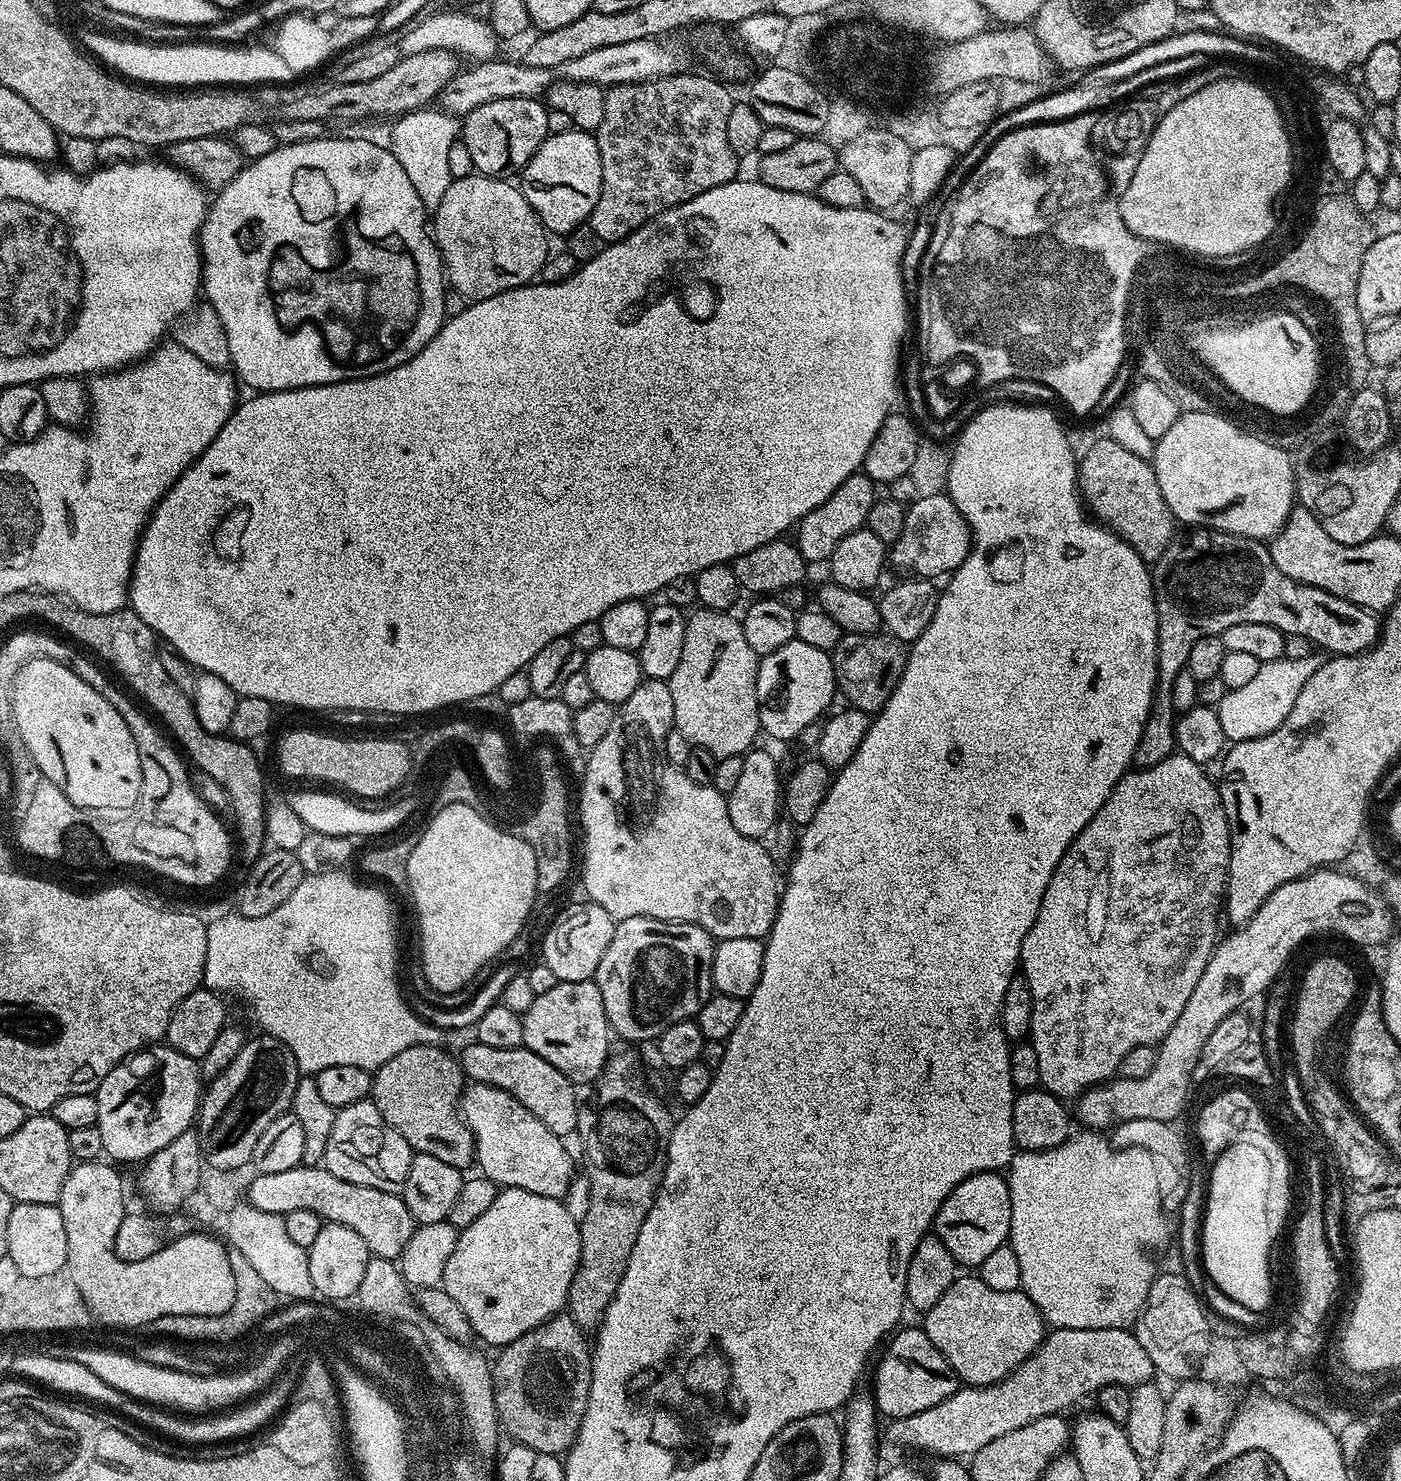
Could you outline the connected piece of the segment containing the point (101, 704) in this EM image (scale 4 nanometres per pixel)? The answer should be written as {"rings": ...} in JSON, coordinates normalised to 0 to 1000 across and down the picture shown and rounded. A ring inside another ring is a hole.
{"rings":[[[27,444],[19,447],[9,458],[9,488],[14,502],[20,506],[27,517],[29,525],[44,530],[46,535],[55,546],[65,547],[83,544],[94,546],[99,540],[101,531],[101,517],[99,506],[93,490],[76,474],[76,471],[67,463],[59,460],[53,452],[39,447],[36,444]]]}

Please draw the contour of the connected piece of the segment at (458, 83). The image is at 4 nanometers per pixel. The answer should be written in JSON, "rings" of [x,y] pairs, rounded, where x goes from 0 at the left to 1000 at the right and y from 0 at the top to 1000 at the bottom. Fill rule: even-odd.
{"rings":[[[352,39],[338,43],[337,46],[326,48],[321,55],[314,61],[313,70],[320,78],[330,80],[335,78],[341,72],[347,72],[347,69],[353,69],[355,66],[385,66],[390,63],[391,59],[395,55],[393,46],[375,45],[373,42],[368,43],[365,41]]]}

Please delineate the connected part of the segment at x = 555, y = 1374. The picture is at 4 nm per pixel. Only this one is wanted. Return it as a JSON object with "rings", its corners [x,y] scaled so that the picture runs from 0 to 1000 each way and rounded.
{"rings":[[[398,887],[355,912],[357,914],[355,914],[354,919],[352,918],[350,921],[354,955],[356,957],[356,964],[360,968],[363,966],[368,974],[398,984],[402,984],[410,975],[423,932],[421,907],[420,905],[420,907],[417,905],[417,902],[418,900],[408,892],[408,889]]]}

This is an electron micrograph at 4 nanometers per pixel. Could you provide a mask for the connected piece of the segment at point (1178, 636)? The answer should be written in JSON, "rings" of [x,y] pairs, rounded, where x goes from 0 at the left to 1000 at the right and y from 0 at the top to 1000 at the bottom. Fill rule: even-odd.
{"rings":[[[852,356],[844,362],[840,361],[834,367],[832,371],[822,381],[822,403],[825,407],[827,417],[827,436],[825,437],[825,455],[827,457],[825,469],[822,471],[822,479],[818,485],[818,490],[815,493],[815,498],[812,498],[812,504],[809,506],[809,517],[811,519],[827,517],[827,515],[832,515],[839,507],[839,485],[841,481],[837,475],[837,464],[838,458],[846,453],[849,442],[849,436],[859,429],[870,429],[872,427],[878,425],[878,423],[884,423],[884,420],[901,420],[903,423],[909,423],[909,425],[921,428],[929,428],[929,431],[935,431],[940,438],[946,438],[951,443],[966,443],[975,440],[985,431],[986,419],[983,414],[975,411],[970,411],[963,405],[955,404],[943,397],[932,396],[924,390],[918,390],[912,382],[909,382],[908,373],[904,367],[887,363],[881,361],[870,359],[866,357]]]}

